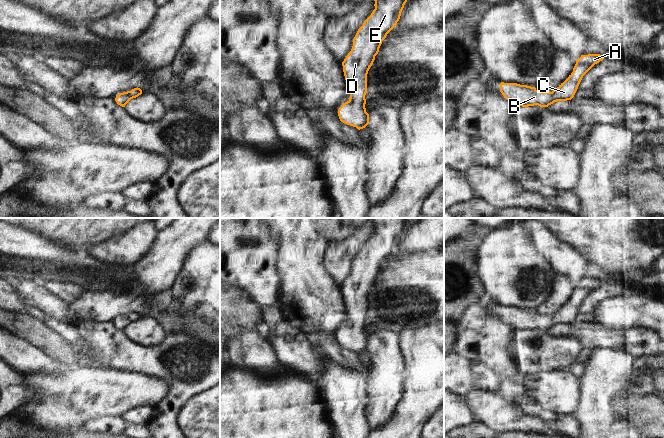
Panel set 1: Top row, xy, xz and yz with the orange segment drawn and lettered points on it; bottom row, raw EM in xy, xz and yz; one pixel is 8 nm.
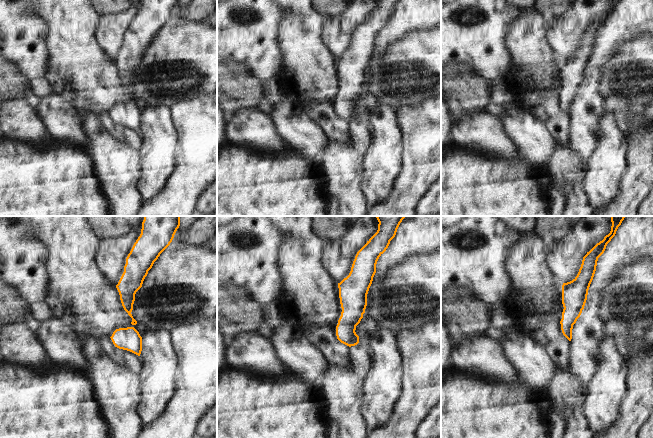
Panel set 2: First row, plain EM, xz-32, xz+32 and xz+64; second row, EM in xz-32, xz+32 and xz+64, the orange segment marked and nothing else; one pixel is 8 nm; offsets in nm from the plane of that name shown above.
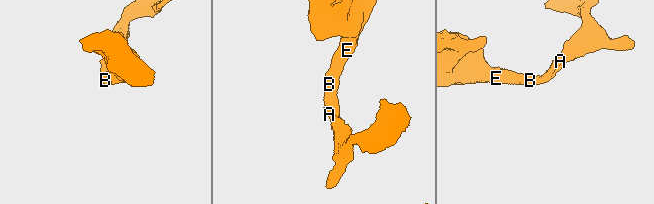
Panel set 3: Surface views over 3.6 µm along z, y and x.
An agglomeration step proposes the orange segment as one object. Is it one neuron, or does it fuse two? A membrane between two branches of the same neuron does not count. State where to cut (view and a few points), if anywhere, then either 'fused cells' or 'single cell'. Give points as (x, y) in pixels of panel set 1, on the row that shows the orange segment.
no cut | single cell

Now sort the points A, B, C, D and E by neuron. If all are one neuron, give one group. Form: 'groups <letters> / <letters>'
groups A B C D E

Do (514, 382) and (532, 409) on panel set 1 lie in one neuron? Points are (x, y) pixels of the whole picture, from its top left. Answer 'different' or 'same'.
same

